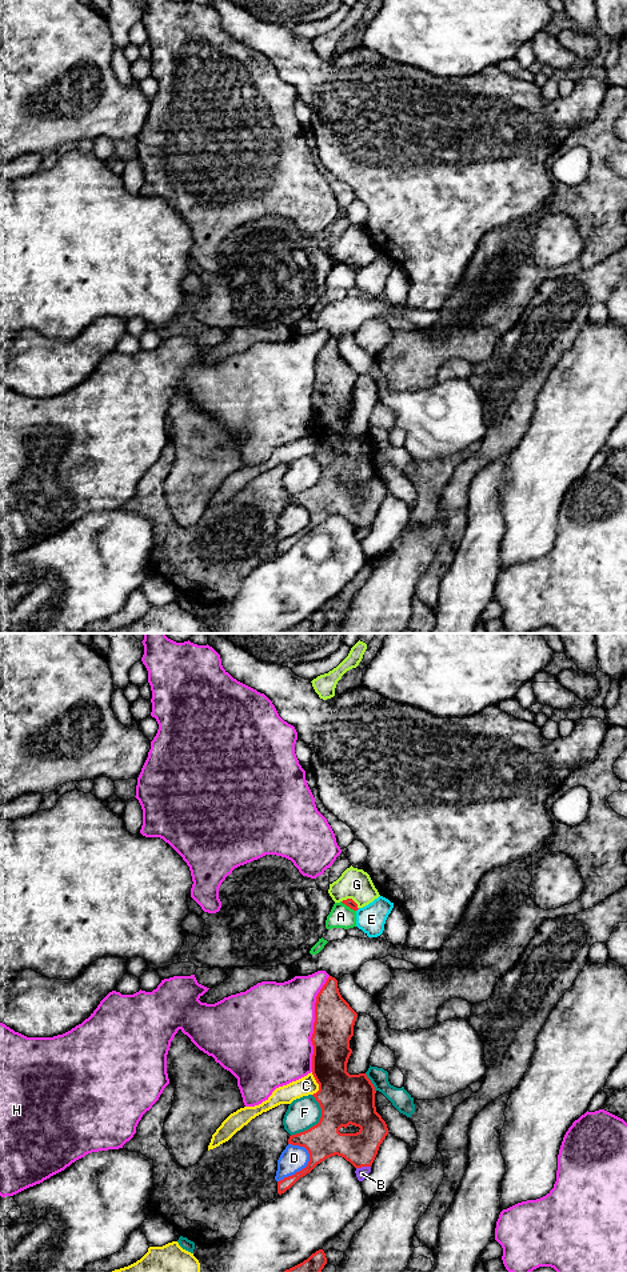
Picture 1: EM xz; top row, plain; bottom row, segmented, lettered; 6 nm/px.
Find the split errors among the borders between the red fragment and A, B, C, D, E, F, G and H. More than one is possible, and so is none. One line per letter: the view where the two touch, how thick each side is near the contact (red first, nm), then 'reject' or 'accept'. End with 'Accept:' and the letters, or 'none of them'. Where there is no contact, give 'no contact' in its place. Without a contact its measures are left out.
A: meets red in xz; 50 nm thick on the red side, 140 nm on the other; reject
B: meets red in xz; 200 nm thick on the red side, 70 nm on the other; reject
C: meets red in xz; 300 nm thick on the red side, 120 nm on the other; reject
D: meets red in xz; 220 nm thick on the red side, 160 nm on the other; reject
E: no contact; reject
F: meets red in xz; 300 nm thick on the red side, 190 nm on the other; reject
G: meets red in xz; 50 nm thick on the red side, 190 nm on the other; reject
H: meets red in xz; 240 nm thick on the red side, 500 nm on the other; reject
Accept: none of them

